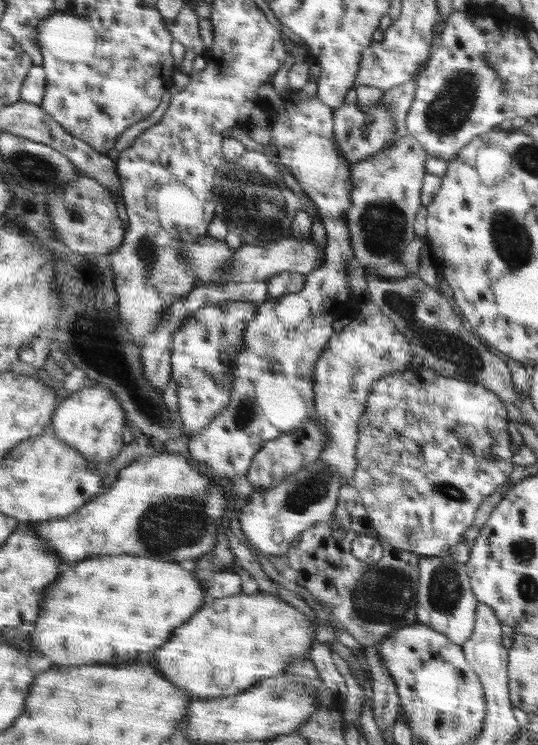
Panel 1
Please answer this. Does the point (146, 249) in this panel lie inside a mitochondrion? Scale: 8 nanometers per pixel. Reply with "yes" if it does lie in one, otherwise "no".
yes

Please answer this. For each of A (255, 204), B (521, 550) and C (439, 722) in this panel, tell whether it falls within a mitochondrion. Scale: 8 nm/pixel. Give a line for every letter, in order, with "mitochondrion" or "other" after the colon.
A: mitochondrion
B: mitochondrion
C: other

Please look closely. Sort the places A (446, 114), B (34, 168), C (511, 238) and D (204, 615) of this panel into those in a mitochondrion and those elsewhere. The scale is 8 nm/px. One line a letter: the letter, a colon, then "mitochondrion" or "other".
A: mitochondrion
B: mitochondrion
C: mitochondrion
D: other

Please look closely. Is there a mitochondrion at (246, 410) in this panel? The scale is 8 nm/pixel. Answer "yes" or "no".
yes

